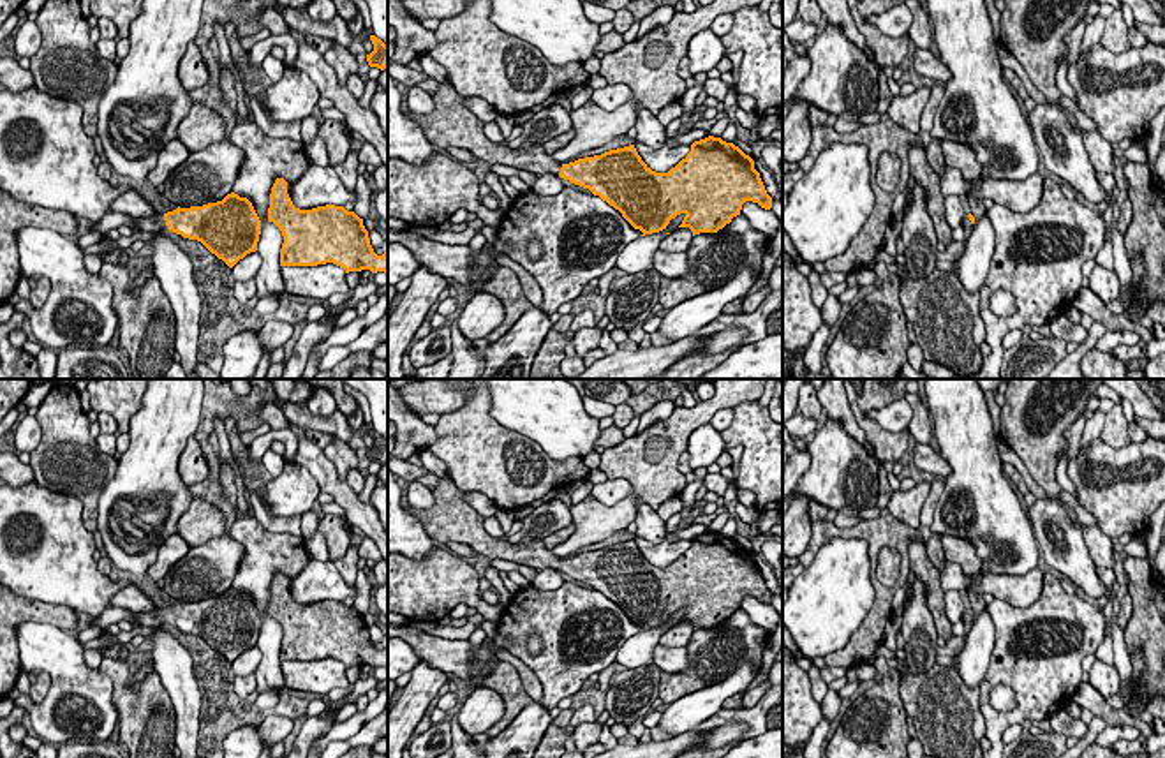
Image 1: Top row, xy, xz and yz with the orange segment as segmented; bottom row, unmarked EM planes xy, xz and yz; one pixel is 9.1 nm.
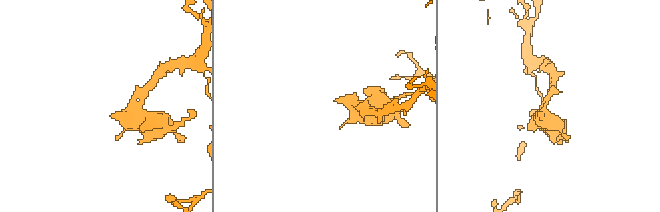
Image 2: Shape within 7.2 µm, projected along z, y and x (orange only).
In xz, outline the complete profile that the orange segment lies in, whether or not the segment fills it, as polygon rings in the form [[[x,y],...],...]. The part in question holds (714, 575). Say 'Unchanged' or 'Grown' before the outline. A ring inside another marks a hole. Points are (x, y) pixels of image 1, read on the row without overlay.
Grown. [[[451,478],[439,479],[432,494],[435,502],[430,509],[414,509],[407,499],[400,501],[432,539],[469,545],[490,561],[511,561],[538,571],[559,569],[619,605],[642,631],[666,624],[680,608],[686,612],[679,622],[689,622],[694,631],[723,624],[740,610],[746,596],[772,603],[754,555],[721,532],[694,536],[687,552],[668,568],[652,566],[634,539],[559,559],[543,539],[513,545],[506,534],[490,536],[485,516],[465,502],[465,492]]]

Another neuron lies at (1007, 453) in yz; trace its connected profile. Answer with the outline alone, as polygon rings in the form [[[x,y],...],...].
[[[998,441],[998,453],[1001,457],[1003,464],[1012,464],[1017,467],[1029,488],[1036,495],[1036,499],[1049,499],[1047,492],[1029,476],[1024,462],[1019,458],[1019,455],[1003,441]]]

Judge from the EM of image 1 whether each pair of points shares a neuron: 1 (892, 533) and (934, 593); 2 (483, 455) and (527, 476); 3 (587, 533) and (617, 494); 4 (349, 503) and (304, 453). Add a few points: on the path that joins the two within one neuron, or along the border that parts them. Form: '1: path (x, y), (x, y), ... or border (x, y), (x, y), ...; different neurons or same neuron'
1: border (922, 540), (913, 540), (908, 545), (908, 568); different neurons
2: path (494, 466), (504, 476), (517, 476); same neuron
3: border (633, 485), (614, 505), (591, 496); different neurons
4: path (339, 490), (316, 466); same neuron

